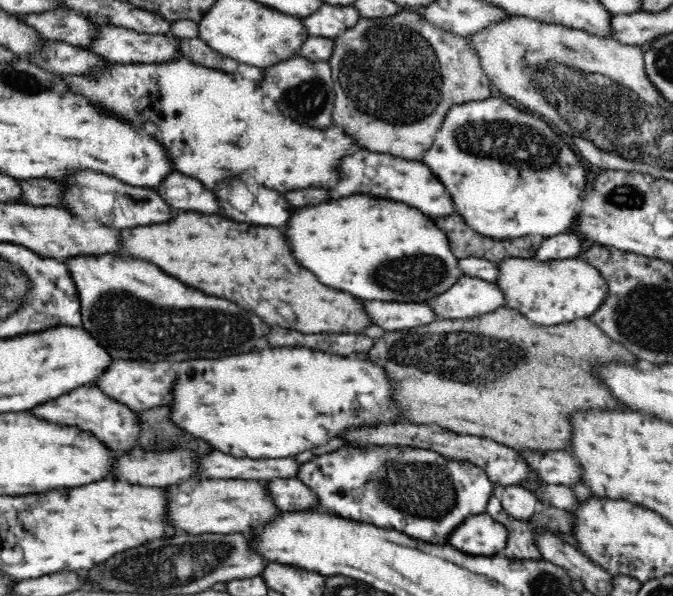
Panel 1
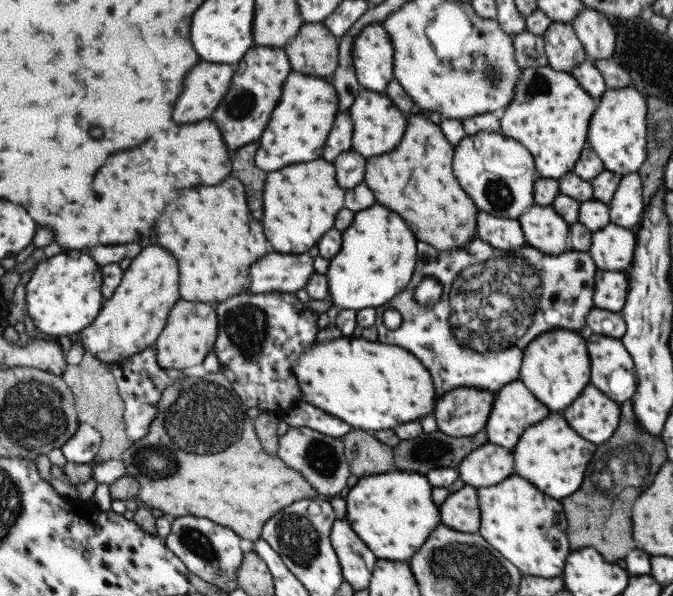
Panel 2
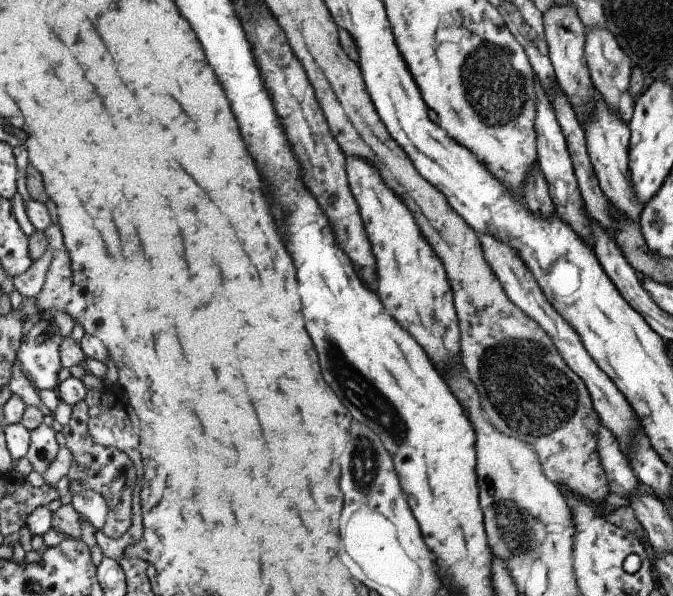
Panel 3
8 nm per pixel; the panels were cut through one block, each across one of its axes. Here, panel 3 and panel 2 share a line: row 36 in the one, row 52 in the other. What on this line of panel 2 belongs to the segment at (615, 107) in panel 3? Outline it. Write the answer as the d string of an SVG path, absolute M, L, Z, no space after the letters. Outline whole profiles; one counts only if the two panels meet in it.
M583 8L579 16L573 18L571 26L589 60L603 60L613 56L617 36L613 26L609 24L609 16L603 16L597 10Z

